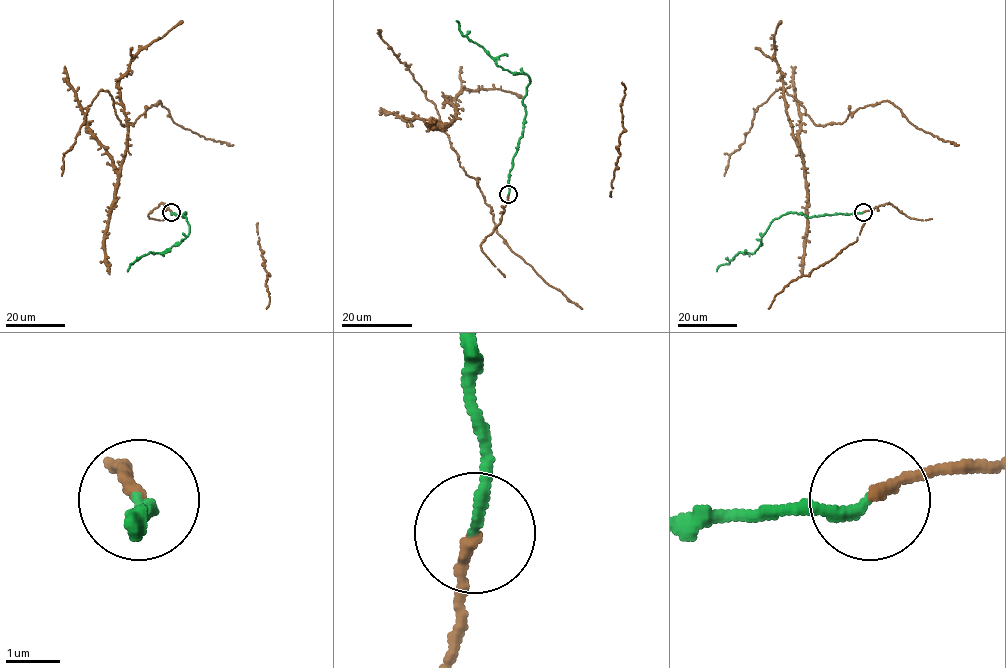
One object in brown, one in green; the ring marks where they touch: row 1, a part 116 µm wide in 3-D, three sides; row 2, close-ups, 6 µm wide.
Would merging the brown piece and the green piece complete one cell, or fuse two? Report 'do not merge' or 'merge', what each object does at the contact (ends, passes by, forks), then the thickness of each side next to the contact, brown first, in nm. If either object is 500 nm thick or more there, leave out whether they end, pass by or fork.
merge | brown ends | green ends | 200/200 nm

